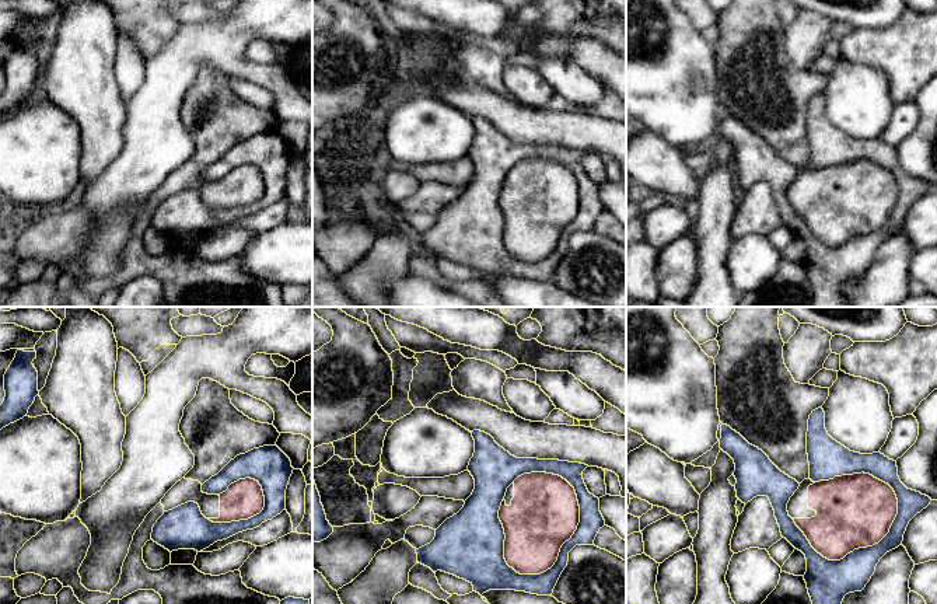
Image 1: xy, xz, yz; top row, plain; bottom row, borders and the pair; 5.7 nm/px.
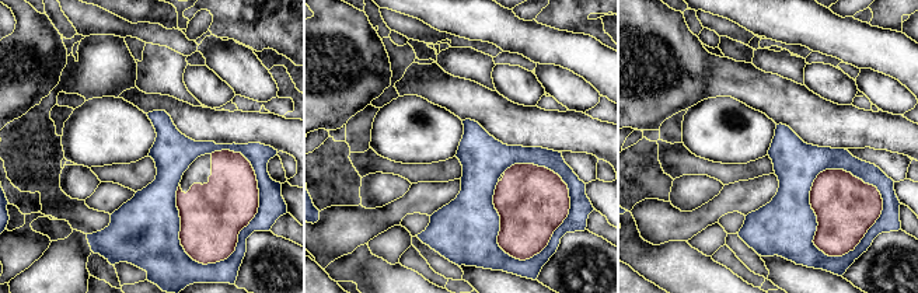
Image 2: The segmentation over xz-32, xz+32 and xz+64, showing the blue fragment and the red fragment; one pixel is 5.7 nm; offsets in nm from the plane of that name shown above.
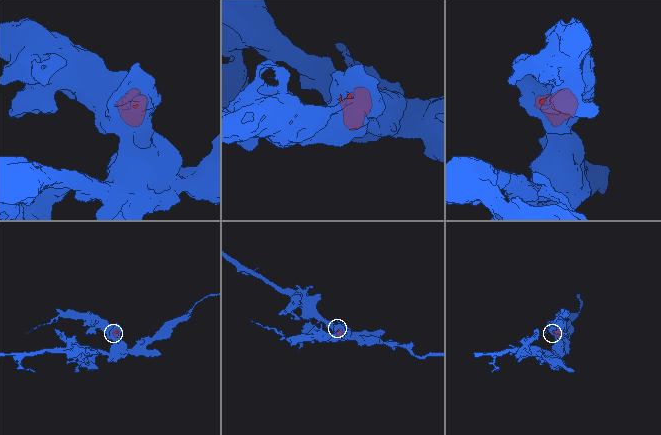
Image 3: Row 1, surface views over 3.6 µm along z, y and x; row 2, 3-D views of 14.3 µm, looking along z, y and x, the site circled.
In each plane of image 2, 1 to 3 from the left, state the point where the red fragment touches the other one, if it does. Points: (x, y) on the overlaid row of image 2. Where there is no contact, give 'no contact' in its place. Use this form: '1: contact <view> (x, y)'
1: contact xz-32 (258, 212)
2: contact xz+32 (569, 210)
3: contact xz+64 (810, 205)

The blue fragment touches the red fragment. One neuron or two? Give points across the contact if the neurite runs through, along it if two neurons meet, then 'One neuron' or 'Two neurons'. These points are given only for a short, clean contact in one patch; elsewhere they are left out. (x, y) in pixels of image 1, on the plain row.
Two neurons

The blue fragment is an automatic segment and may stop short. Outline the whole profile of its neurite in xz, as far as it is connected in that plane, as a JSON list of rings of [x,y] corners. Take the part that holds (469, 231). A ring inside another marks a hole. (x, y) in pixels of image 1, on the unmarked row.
[[[480,116],[471,119],[475,126],[475,139],[468,157],[475,165],[475,175],[465,186],[464,193],[436,216],[434,226],[416,235],[417,248],[433,258],[441,256],[469,268],[473,277],[480,282],[489,276],[515,276],[552,282],[562,258],[567,252],[569,238],[576,231],[592,231],[598,217],[605,212],[599,198],[599,185],[588,178],[581,161],[588,151],[559,146],[517,144],[500,133],[490,121]],[[531,158],[559,161],[574,174],[580,192],[580,209],[571,224],[562,231],[557,247],[550,255],[541,261],[520,261],[504,245],[506,220],[499,205],[499,196],[507,174],[518,163]]]

